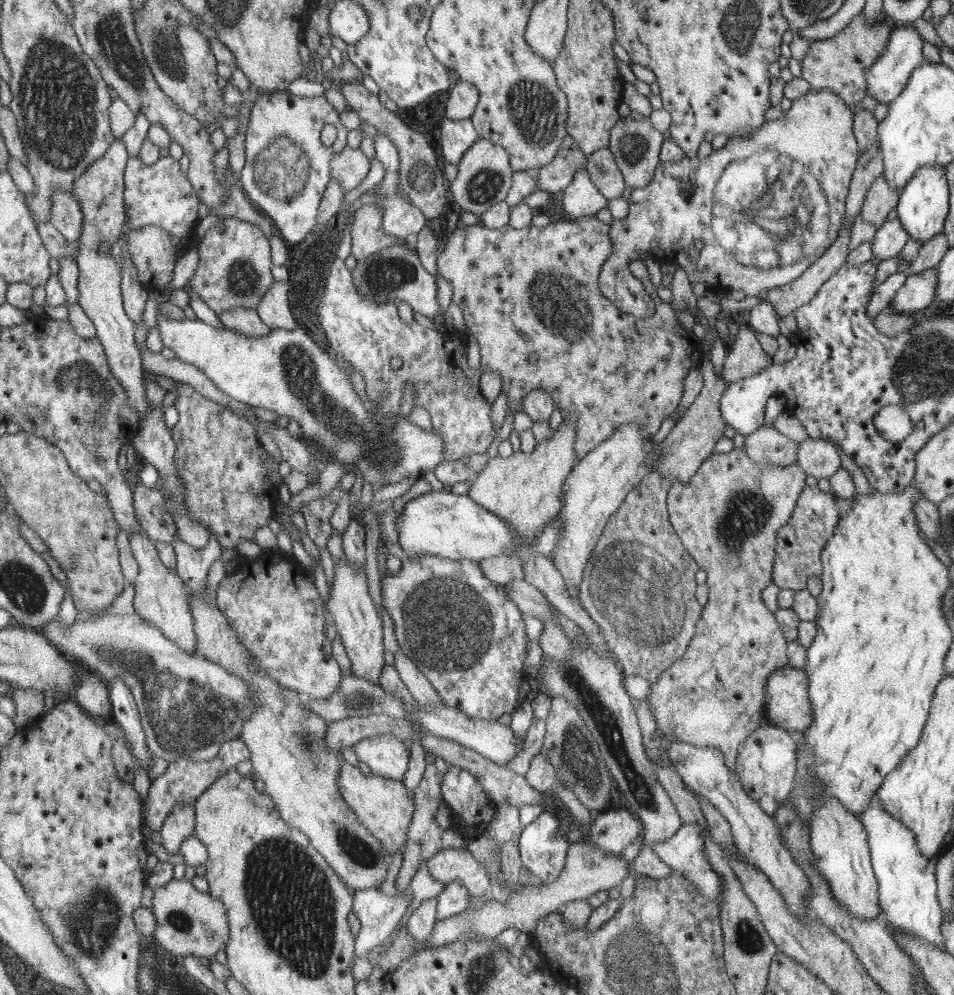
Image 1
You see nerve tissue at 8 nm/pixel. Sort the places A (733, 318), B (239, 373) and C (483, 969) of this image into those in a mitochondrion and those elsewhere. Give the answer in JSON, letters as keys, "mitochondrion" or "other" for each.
{"A":"other","B":"other","C":"mitochondrion"}

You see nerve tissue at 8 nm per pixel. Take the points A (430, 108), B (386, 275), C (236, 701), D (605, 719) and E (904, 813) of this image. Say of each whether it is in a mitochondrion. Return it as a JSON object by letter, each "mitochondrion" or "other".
{"A":"other","B":"mitochondrion","C":"mitochondrion","D":"mitochondrion","E":"other"}

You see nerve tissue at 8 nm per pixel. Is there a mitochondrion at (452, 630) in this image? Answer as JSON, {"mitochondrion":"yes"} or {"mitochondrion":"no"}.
{"mitochondrion":"yes"}

